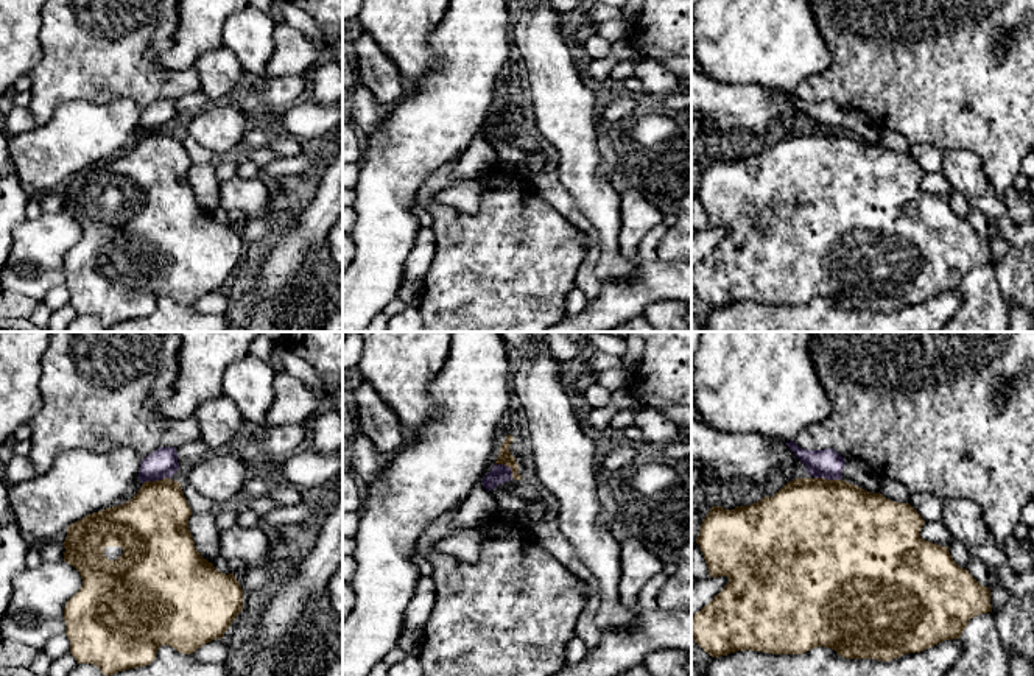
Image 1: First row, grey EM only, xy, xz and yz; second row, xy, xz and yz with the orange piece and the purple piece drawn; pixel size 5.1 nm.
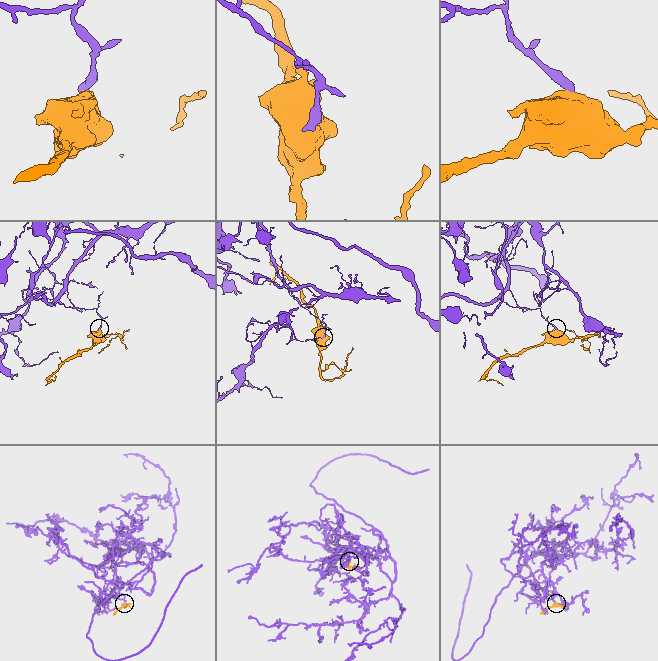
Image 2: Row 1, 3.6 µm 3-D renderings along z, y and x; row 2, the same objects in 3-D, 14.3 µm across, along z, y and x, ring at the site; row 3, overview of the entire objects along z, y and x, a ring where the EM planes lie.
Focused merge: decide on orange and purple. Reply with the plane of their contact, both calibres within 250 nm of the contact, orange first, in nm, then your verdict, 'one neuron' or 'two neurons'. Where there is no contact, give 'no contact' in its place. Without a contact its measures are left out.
contact in xy; calibres 360 and 160 nm; two neurons

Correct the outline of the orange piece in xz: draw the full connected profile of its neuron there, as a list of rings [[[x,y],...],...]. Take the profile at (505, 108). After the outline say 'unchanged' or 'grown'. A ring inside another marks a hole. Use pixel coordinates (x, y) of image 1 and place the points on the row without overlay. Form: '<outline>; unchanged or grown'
[[[508,86],[500,98],[500,104],[498,104],[495,115],[508,117],[512,121],[512,129],[522,131],[522,126],[519,125],[519,114],[515,112],[515,107],[512,107],[509,103],[509,97],[512,92],[514,92],[512,87]]]; unchanged

